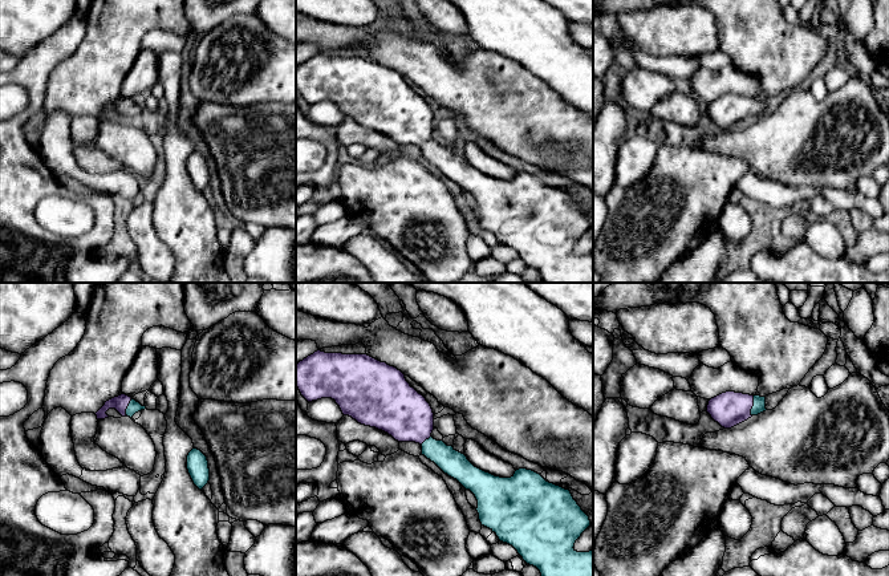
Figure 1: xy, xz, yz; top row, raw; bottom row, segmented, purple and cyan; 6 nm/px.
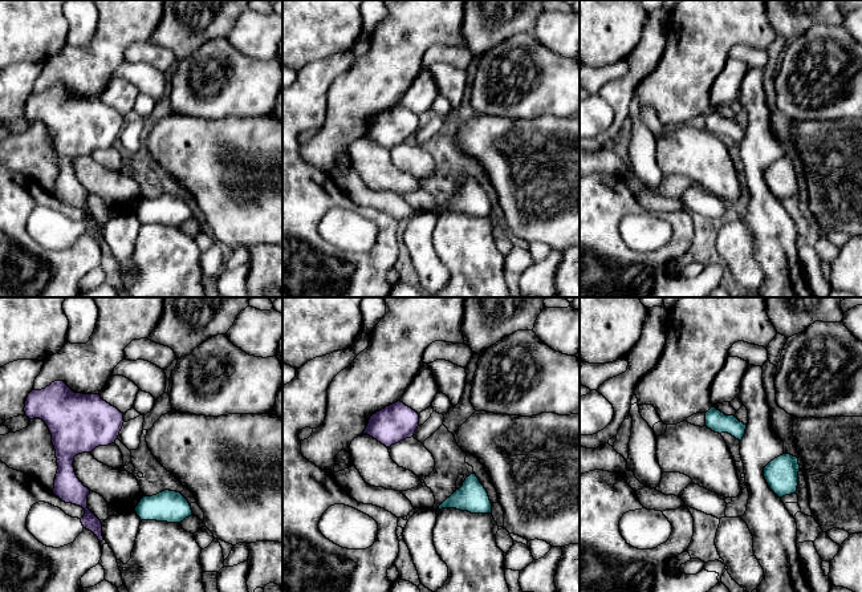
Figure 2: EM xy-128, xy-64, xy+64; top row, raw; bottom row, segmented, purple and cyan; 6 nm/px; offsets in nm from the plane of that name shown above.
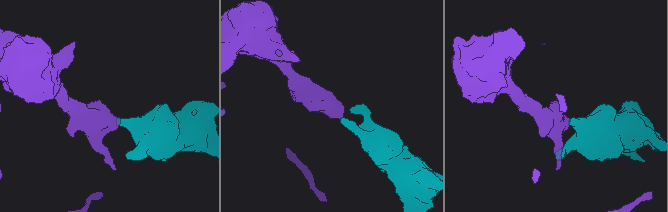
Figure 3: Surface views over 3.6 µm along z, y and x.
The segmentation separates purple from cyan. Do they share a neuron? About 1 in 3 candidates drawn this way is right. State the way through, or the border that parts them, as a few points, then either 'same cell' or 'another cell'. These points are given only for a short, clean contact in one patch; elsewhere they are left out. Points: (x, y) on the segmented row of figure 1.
way yz (729, 409), (751, 406), (759, 402); same cell

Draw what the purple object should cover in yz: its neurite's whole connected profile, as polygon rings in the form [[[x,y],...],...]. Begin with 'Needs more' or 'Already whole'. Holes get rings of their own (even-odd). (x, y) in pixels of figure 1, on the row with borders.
Needs more. [[[726,392],[711,398],[706,411],[722,427],[731,429],[766,410],[766,397]]]

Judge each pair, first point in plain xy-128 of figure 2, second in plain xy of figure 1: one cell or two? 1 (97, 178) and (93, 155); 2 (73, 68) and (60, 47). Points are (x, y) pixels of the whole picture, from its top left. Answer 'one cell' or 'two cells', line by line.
1: one cell
2: two cells

